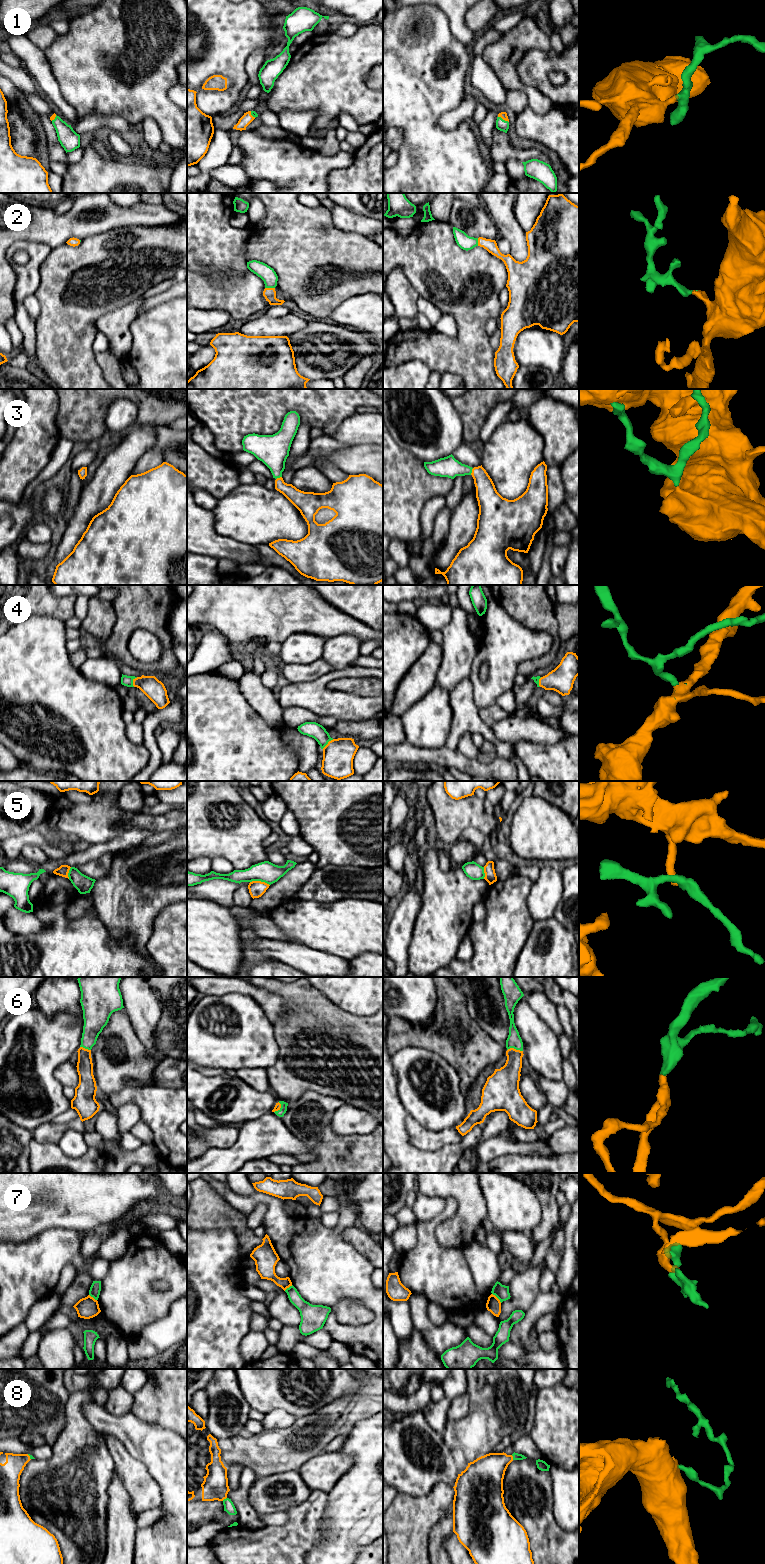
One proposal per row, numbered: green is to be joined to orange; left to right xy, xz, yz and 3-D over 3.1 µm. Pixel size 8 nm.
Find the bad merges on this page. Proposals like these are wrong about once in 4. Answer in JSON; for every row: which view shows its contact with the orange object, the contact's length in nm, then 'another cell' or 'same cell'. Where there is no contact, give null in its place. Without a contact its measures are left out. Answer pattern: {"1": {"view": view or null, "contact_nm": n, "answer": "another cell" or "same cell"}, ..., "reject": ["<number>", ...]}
{"1": {"view": "yz", "contact_nm": 100, "answer": "same cell"}, "2": {"view": "xz", "contact_nm": 80, "answer": "same cell"}, "3": {"view": "yz", "contact_nm": 60, "answer": "same cell"}, "4": {"view": "xy", "contact_nm": 90, "answer": "same cell"}, "5": {"view": "xz", "contact_nm": 160, "answer": "another cell"}, "6": {"view": "yz", "contact_nm": 130, "answer": "same cell"}, "7": {"view": "yz", "contact_nm": 110, "answer": "another cell"}, "8": {"view": "yz", "contact_nm": 40, "answer": "same cell"}, "reject": ["5", "7"]}

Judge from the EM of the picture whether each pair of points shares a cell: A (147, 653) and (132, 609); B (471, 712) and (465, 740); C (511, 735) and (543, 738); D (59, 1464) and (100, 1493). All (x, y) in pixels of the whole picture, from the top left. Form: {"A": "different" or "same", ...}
{"A": "different", "B": "different", "C": "same", "D": "same"}

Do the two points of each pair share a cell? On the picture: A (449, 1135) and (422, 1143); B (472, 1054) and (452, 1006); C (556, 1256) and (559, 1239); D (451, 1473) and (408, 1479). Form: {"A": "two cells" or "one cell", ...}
{"A": "one cell", "B": "one cell", "C": "one cell", "D": "one cell"}

